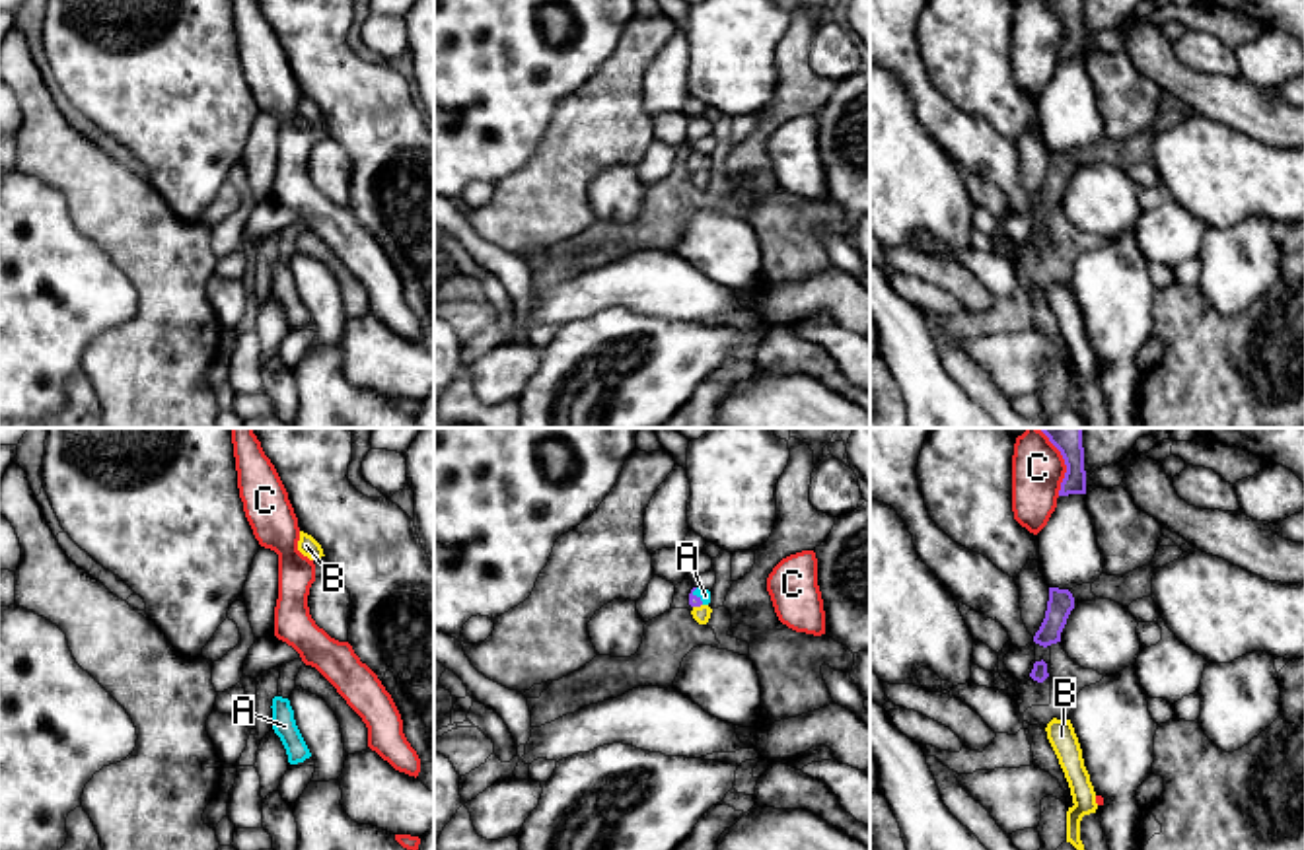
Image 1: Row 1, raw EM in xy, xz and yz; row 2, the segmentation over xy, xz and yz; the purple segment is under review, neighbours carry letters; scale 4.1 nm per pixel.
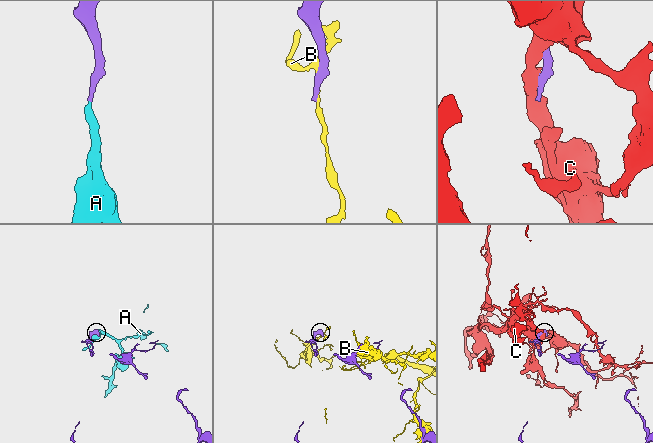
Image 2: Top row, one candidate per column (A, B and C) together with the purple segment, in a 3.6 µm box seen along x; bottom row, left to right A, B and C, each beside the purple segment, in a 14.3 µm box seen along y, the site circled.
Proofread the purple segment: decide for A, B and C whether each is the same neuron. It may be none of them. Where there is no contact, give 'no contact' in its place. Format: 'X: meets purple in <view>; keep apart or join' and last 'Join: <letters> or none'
A: meets purple in xz; join
B: meets purple in xz; keep apart
C: meets purple in yz; keep apart
Join: A

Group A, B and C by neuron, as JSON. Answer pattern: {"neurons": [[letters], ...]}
{"neurons": [["A"], ["B"], ["C"]]}

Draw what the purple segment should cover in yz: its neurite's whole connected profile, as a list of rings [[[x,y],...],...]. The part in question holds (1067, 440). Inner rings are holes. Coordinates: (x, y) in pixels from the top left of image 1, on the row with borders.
[[[1037,428],[1061,451],[1067,473],[1059,496],[1086,494],[1082,428]]]

